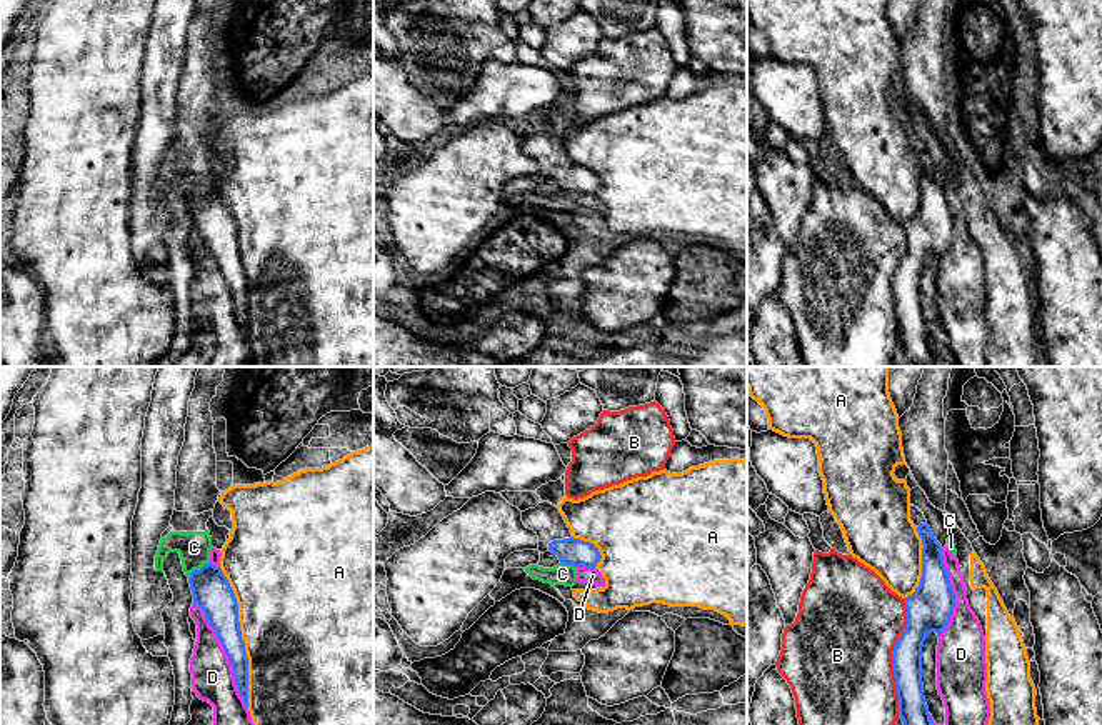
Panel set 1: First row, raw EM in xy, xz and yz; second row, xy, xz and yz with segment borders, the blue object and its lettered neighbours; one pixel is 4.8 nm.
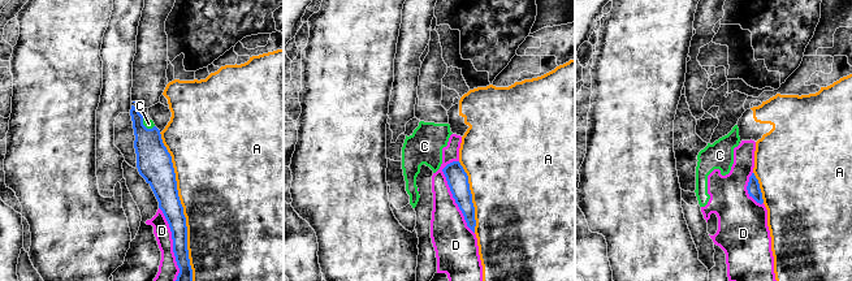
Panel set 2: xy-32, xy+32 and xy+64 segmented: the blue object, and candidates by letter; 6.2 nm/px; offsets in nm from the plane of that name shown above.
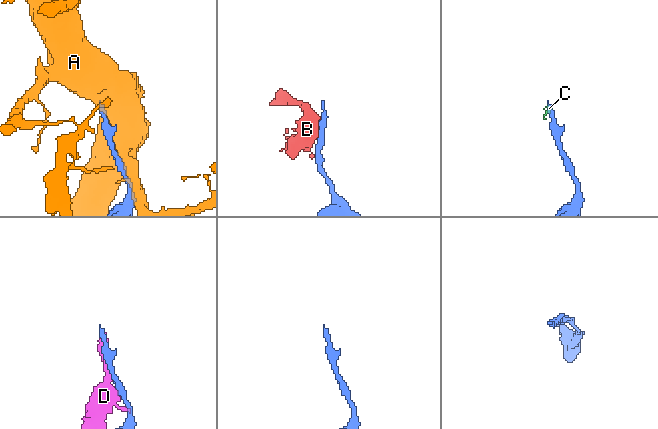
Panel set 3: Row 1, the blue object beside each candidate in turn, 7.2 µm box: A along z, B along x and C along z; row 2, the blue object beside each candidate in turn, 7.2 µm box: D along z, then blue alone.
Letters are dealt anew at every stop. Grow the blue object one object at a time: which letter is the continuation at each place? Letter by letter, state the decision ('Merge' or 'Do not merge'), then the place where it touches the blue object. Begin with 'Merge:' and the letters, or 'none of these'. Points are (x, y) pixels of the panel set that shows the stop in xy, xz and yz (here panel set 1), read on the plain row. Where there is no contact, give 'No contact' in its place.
Merge: none of these
A: Do not merge. Touches blue at xy (240, 264)
B: Do not merge. Touches blue at yz (892, 284)
C: Do not merge. Touches blue at xy (197, 197)
D: Do not merge. Touches blue at xy (227, 282)

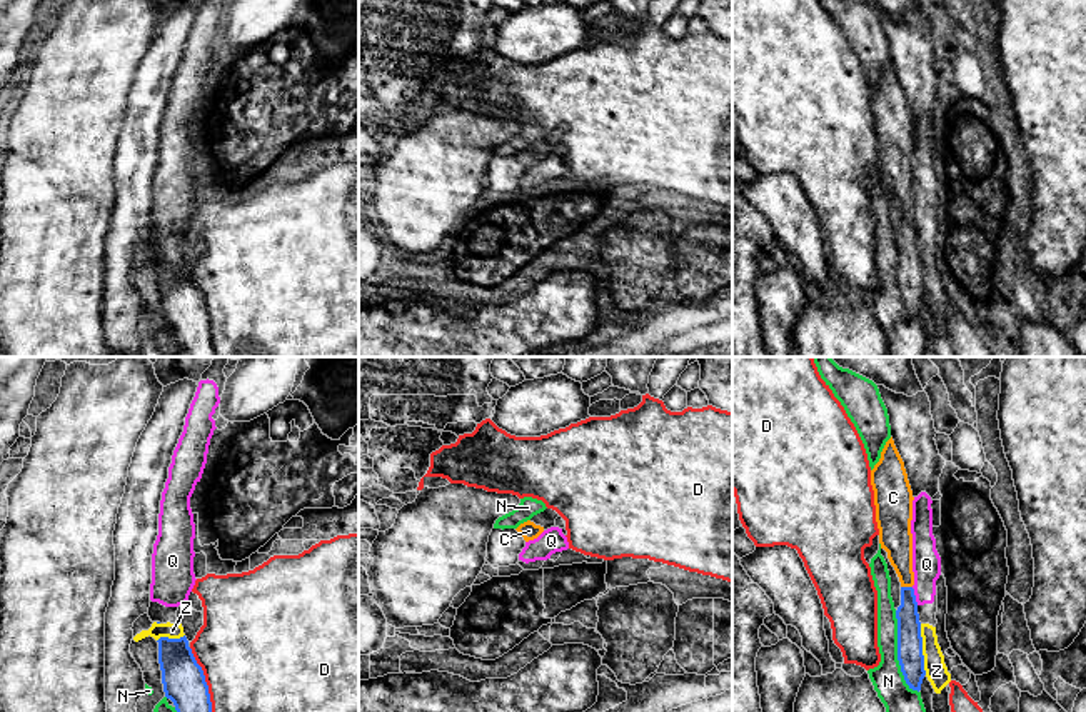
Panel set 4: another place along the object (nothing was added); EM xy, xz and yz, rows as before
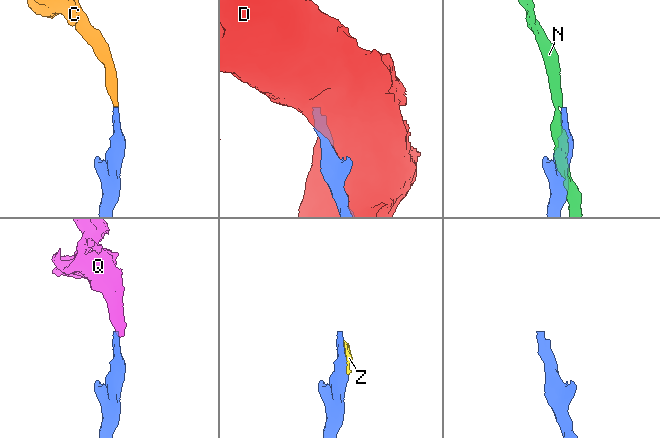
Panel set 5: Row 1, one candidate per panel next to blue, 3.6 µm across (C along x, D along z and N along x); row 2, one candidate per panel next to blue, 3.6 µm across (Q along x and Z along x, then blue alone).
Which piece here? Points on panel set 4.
Merge: C
C: Merge. Touches blue at yz (906, 214)
D: Do not merge. Touches blue at xy (207, 315)
N: Do not merge. Touches blue at yz (898, 279)
Q: Do not merge. Touches blue at yz (915, 222)
Z: Do not merge. Touches blue at yz (921, 275)

